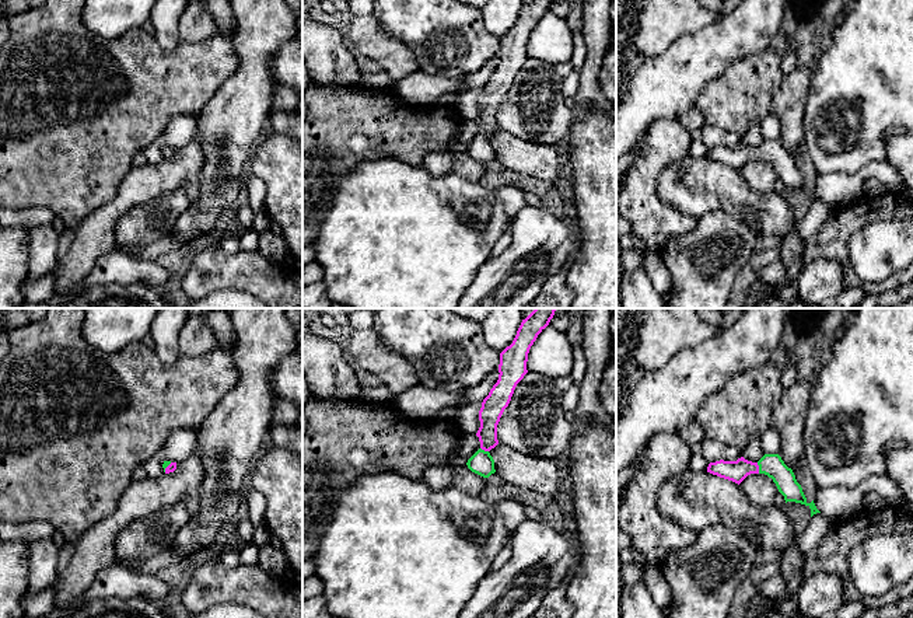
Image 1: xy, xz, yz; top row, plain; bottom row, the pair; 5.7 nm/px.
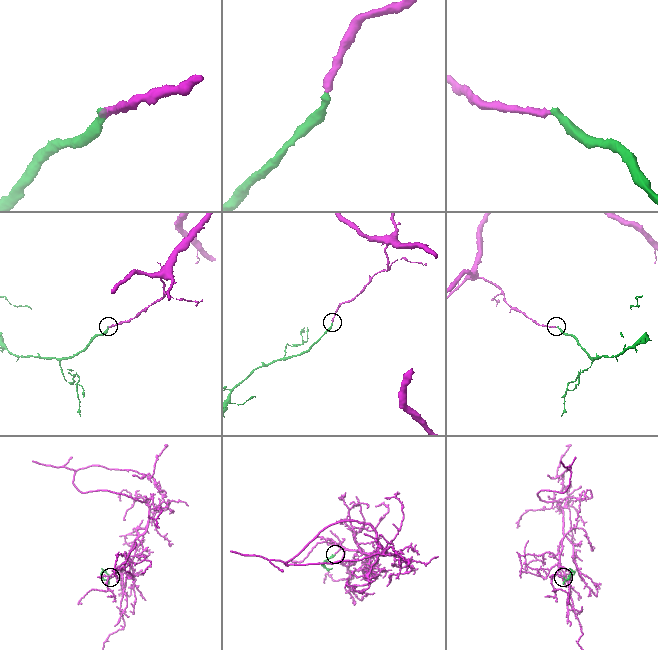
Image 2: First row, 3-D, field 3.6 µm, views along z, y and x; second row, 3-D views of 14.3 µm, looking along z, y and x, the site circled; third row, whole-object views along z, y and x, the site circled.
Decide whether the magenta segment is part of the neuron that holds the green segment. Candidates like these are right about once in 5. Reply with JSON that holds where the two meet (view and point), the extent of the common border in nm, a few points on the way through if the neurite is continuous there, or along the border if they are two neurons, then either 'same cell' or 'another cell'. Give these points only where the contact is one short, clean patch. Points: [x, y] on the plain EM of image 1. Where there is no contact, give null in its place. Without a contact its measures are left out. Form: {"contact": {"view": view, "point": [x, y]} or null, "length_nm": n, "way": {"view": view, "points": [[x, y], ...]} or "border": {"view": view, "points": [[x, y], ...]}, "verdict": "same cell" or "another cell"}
{"contact": {"view": "yz", "point": [759, 154]}, "length_nm": 70, "way": {"view": "yz", "points": [[772, 152], [759, 154], [741, 154], [737, 157]]}, "verdict": "same cell"}

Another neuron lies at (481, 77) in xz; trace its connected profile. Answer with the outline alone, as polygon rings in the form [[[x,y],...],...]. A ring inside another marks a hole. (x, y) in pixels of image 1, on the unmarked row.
[[[497,55],[493,59],[490,59],[476,73],[466,74],[465,81],[462,83],[462,85],[456,91],[449,92],[447,95],[442,95],[438,99],[438,104],[442,105],[442,107],[458,108],[459,97],[464,92],[469,91],[469,90],[473,90],[476,87],[483,87],[489,81],[489,78],[493,74],[493,71],[497,69],[499,60],[500,59],[499,59],[499,55]]]

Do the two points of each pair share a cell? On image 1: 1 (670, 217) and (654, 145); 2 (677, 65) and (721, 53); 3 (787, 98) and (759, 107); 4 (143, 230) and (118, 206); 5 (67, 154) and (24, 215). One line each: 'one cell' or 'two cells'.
1: one cell
2: one cell
3: two cells
4: two cells
5: two cells

